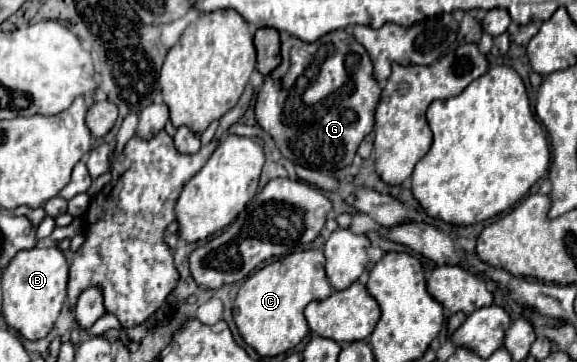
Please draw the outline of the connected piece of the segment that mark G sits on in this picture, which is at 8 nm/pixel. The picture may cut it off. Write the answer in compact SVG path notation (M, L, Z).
M334 30L320 40L306 44L296 36L282 42L282 62L266 78L256 100L256 122L274 138L280 154L292 162L320 172L336 172L352 164L356 148L374 126L374 110L380 100L380 86L374 78L374 66L366 48L348 36L346 30Z

